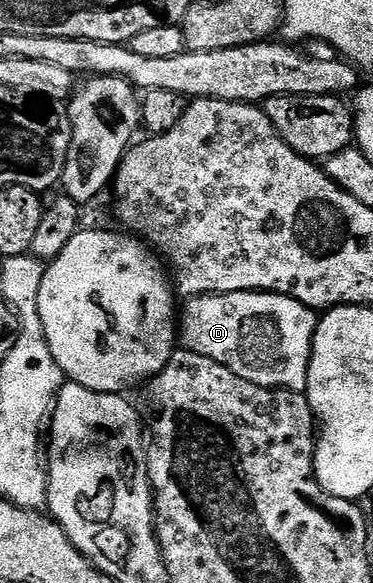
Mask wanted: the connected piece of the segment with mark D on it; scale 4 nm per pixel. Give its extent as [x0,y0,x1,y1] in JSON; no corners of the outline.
[180,292,319,393]

